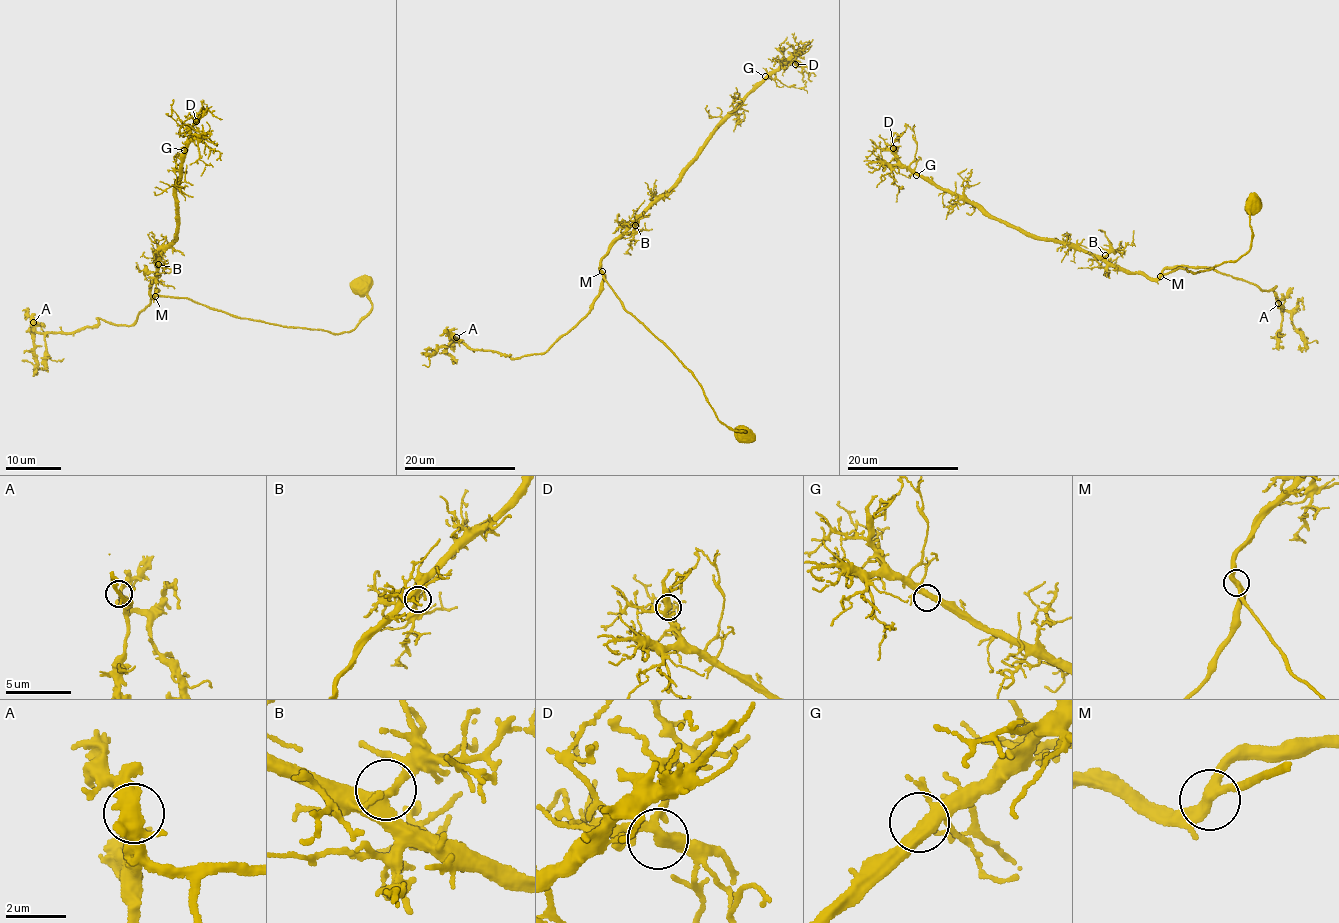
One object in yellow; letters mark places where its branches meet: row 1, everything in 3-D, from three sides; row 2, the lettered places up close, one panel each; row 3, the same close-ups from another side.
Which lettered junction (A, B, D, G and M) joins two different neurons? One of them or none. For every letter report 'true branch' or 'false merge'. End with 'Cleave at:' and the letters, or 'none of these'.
A: true branch
B: true branch
D: true branch
G: true branch
M: true branch
Cleave at: none of these

